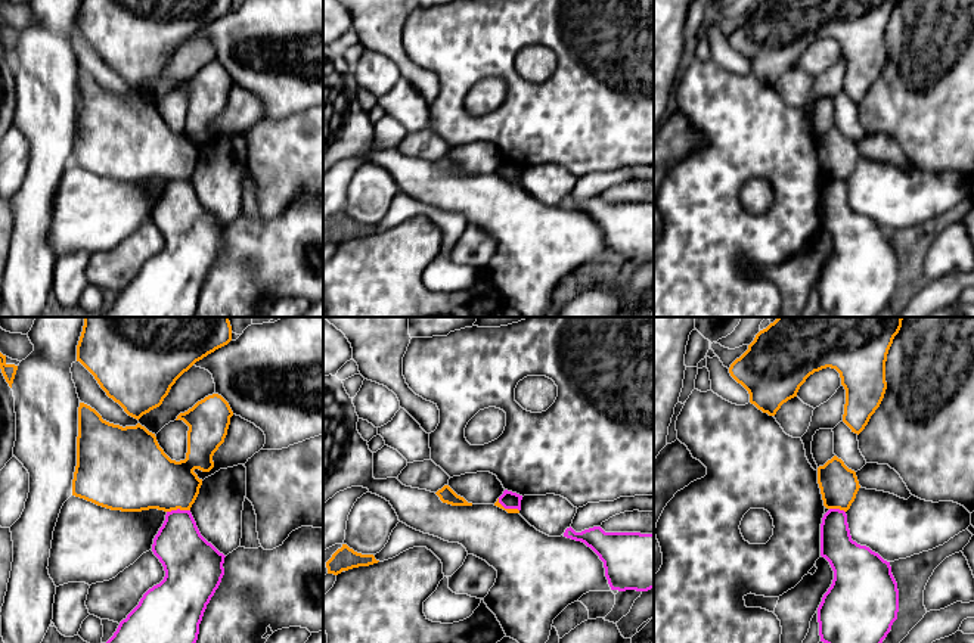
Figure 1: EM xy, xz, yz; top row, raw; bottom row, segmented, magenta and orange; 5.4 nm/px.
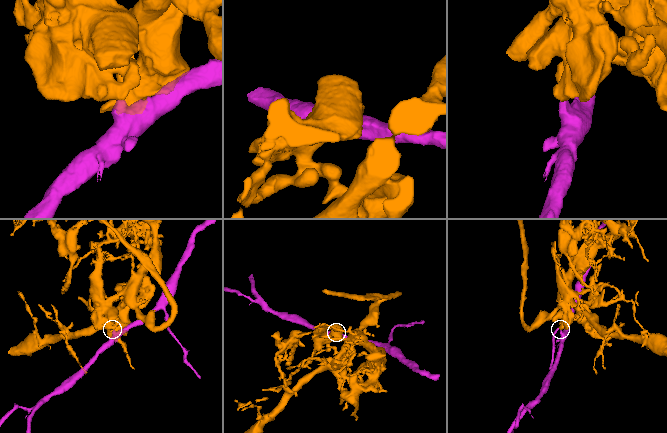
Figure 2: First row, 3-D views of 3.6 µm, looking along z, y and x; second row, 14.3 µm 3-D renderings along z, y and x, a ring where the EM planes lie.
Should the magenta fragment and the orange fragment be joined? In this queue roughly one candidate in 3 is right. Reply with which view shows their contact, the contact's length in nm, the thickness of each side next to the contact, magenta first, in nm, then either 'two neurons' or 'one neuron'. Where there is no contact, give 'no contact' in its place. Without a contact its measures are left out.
meets magenta in xy; contact 130 nm long; 280 nm thick on the magenta side, 340 nm on the other; two neurons

